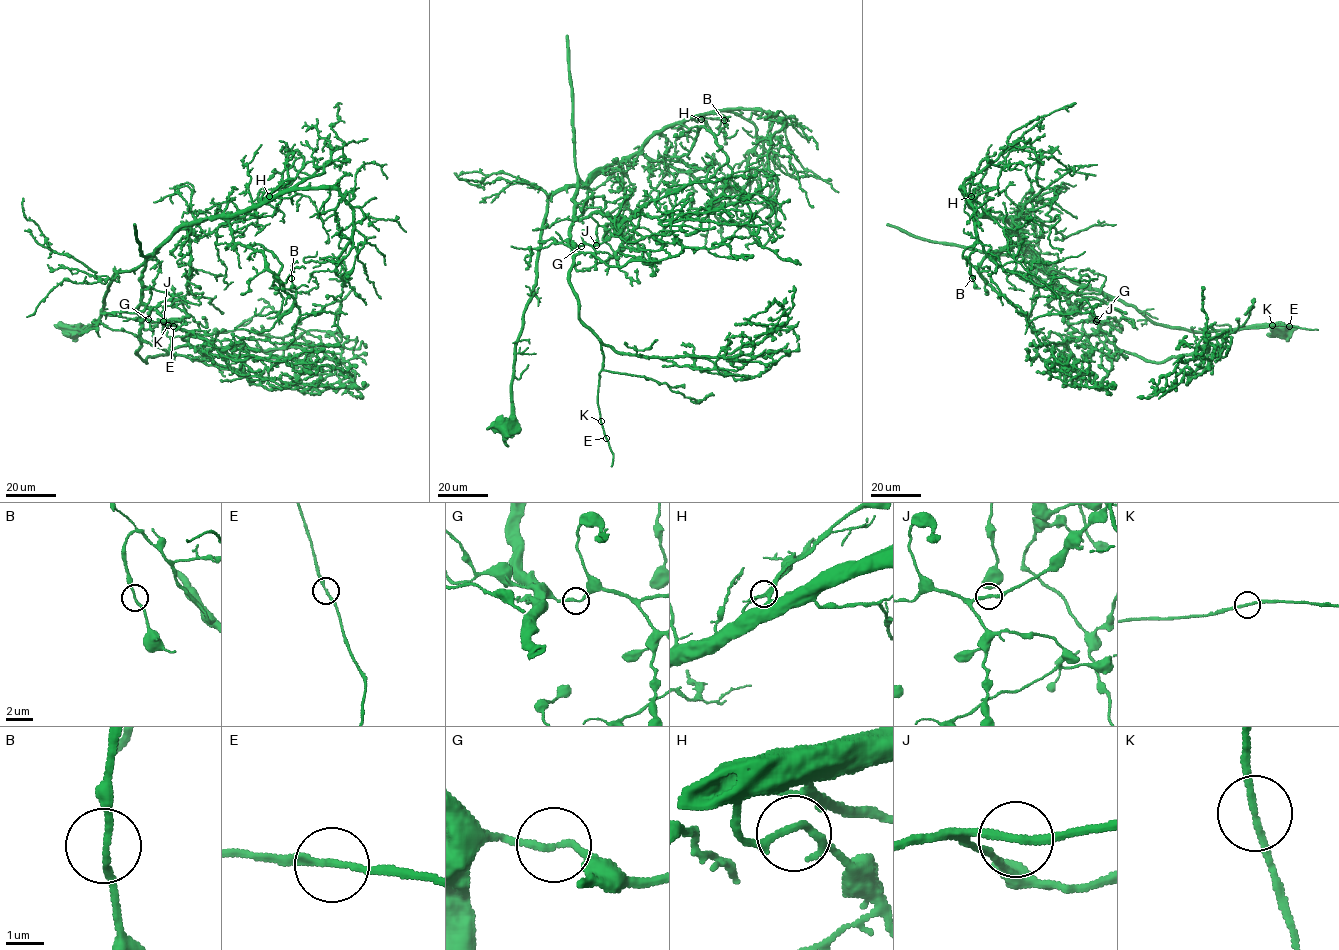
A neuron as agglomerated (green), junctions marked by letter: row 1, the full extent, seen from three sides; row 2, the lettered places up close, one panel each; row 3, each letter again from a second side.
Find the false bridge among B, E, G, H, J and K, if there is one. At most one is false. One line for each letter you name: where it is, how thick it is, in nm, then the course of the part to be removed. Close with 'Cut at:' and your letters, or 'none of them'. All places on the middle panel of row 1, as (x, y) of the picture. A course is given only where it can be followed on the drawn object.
Cut at: none of them

